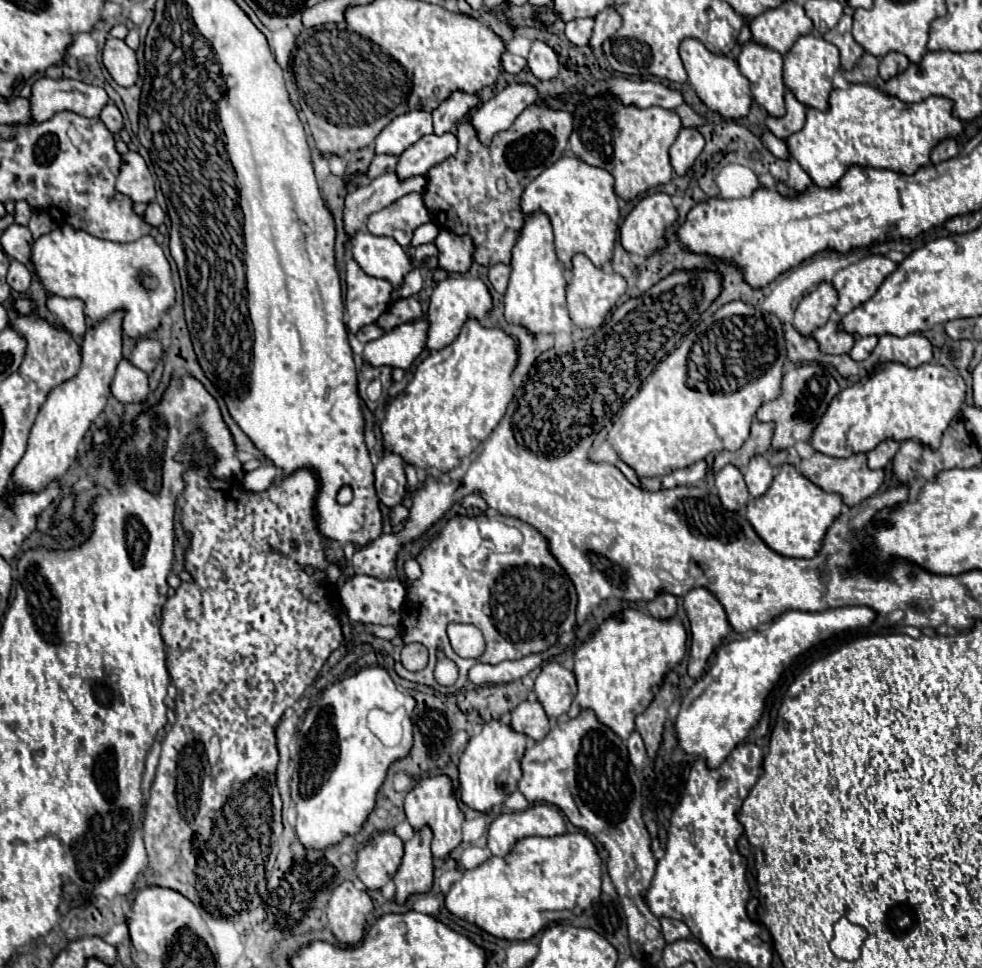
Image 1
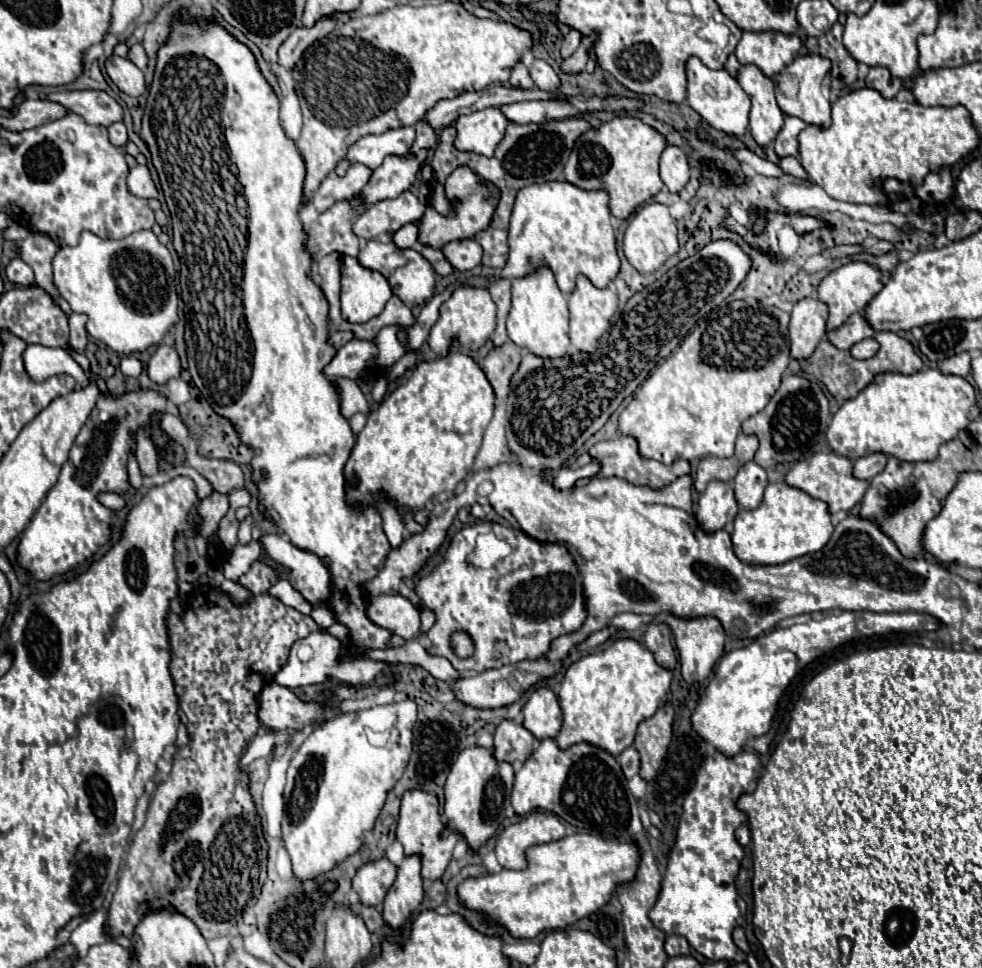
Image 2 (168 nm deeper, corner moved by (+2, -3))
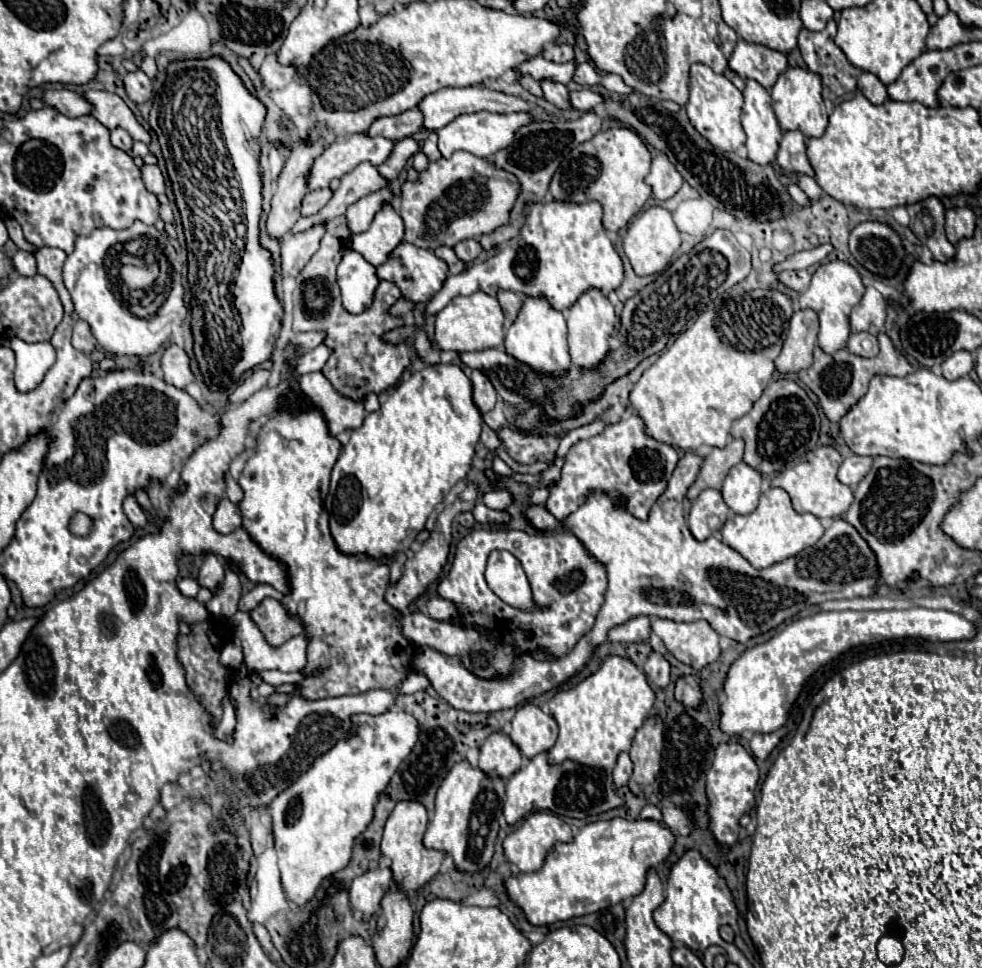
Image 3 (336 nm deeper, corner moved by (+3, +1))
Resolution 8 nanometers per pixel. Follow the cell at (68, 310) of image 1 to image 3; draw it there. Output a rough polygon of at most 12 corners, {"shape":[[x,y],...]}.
{"shape":[[84,320],[74,324],[72,346],[84,354],[96,350],[96,338]]}

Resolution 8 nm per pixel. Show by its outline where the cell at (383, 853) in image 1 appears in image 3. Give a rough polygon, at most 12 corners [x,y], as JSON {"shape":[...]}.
{"shape":[[390,868],[352,880],[350,904],[364,922],[380,910]]}

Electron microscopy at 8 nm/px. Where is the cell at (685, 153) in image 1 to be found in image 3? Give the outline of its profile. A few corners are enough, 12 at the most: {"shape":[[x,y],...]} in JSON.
{"shape":[[658,154],[652,160],[646,184],[656,200],[672,198],[682,176]]}

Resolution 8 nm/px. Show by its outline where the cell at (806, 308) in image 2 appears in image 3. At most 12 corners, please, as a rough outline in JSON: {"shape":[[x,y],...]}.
{"shape":[[796,310],[774,366],[794,374],[812,366],[818,322]]}

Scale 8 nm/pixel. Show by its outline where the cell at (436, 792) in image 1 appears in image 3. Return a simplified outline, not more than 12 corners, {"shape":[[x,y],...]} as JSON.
{"shape":[[398,802],[380,852],[394,886],[410,892],[438,874],[444,854],[422,846],[428,814]]}

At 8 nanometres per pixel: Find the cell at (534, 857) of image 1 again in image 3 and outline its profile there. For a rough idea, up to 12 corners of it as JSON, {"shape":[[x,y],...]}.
{"shape":[[600,820],[506,878],[530,924],[642,892],[674,846],[656,820]]}

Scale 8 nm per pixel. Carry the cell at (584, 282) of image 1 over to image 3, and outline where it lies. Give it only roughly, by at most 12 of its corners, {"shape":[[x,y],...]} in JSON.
{"shape":[[588,290],[568,310],[572,364],[598,370],[614,306]]}

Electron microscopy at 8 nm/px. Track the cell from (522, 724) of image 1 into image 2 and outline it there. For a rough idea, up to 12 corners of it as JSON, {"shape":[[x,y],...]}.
{"shape":[[515,720],[495,730],[495,754],[523,762],[535,736]]}

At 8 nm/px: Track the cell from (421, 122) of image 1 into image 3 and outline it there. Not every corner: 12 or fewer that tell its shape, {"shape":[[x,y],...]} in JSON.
{"shape":[[388,138],[334,140],[310,166],[308,192],[326,188],[360,162],[380,166]]}

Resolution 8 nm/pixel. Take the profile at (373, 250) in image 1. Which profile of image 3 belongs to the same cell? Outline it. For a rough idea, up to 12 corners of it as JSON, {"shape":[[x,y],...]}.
{"shape":[[400,244],[378,278],[402,296],[428,302],[444,286],[448,264],[430,250]]}

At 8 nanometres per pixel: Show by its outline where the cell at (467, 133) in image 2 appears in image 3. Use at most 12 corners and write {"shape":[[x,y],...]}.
{"shape":[[530,112],[462,114],[440,128],[438,150],[492,158],[532,122]]}

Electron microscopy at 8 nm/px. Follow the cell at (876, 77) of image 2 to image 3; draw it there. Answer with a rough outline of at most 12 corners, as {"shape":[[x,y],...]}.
{"shape":[[870,72],[858,90],[876,106],[888,98],[886,86]]}

